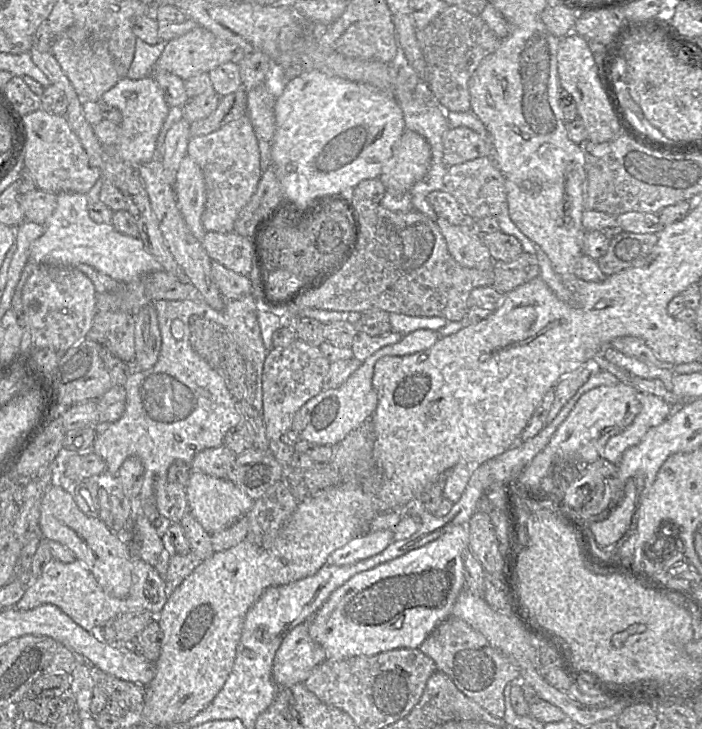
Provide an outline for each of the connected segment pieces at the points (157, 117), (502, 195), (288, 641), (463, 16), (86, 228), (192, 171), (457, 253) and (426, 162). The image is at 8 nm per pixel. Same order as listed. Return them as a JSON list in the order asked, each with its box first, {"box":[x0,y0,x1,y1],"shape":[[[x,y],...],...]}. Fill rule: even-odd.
[{"box":[101,76,171,167],"shape":[[[152,76],[143,79],[120,79],[103,94],[101,101],[116,107],[122,114],[119,125],[118,143],[115,152],[124,162],[139,167],[157,158],[157,139],[163,124],[171,111],[164,94]]]},{"box":[443,156,507,221],"shape":[[[490,156],[478,157],[447,167],[443,178],[443,190],[457,200],[470,221],[487,216],[496,217],[507,204],[505,178]]]},{"box":[272,621,326,687],"shape":[[[308,621],[289,631],[275,654],[272,677],[280,687],[303,683],[312,669],[326,661],[324,648],[309,634]]]},{"box":[416,6,499,112],"shape":[[[448,6],[428,26],[416,30],[426,61],[426,85],[435,102],[447,112],[470,110],[469,81],[485,57],[498,48],[499,39],[479,17],[456,6]]]},{"box":[28,194,163,284],"shape":[[[57,194],[57,207],[44,225],[45,233],[31,244],[28,262],[74,267],[87,264],[123,284],[163,269],[139,237],[120,233],[112,224],[93,221],[88,213],[89,203],[87,194]]]},{"box":[173,156,206,241],"shape":[[[186,156],[181,162],[173,188],[189,230],[201,241],[206,234],[201,223],[206,203],[206,186],[201,168],[192,158]]]},{"box":[435,217,495,270],"shape":[[[442,217],[435,222],[446,240],[449,253],[461,266],[478,270],[493,269],[495,262],[489,249],[472,225],[454,225]]]},{"box":[379,131,432,192],"shape":[[[414,131],[403,132],[393,148],[379,179],[389,191],[409,192],[429,171],[432,150],[428,141]]]}]

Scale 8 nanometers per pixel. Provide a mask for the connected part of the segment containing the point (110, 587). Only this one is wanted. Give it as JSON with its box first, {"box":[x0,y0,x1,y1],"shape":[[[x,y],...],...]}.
{"box":[39,484,133,599],"shape":[[[50,484],[42,498],[39,520],[40,536],[70,549],[76,559],[93,574],[104,592],[123,599],[128,596],[133,583],[133,554],[130,544],[99,517],[83,513],[71,493],[59,485]]]}

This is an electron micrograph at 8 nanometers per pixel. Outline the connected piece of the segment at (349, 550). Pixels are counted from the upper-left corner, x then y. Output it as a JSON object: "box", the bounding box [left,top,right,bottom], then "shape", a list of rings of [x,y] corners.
{"box":[327,529,395,565],"shape":[[[393,529],[358,535],[345,546],[332,552],[327,563],[334,565],[353,564],[382,552],[393,541],[395,541]]]}

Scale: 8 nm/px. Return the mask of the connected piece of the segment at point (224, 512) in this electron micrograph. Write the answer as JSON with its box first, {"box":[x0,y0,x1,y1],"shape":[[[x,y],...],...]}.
{"box":[185,471,254,533],"shape":[[[193,471],[185,487],[188,509],[208,533],[223,530],[245,516],[254,500],[228,479],[221,479]]]}

